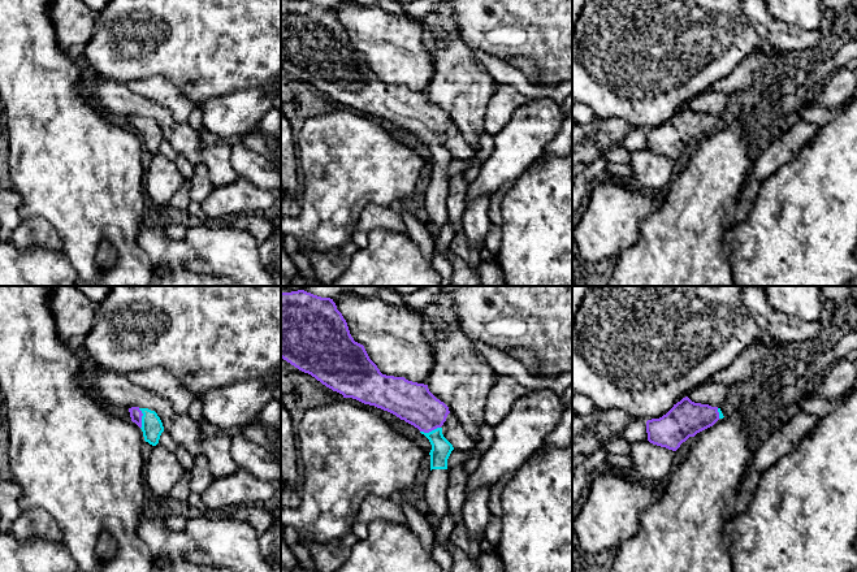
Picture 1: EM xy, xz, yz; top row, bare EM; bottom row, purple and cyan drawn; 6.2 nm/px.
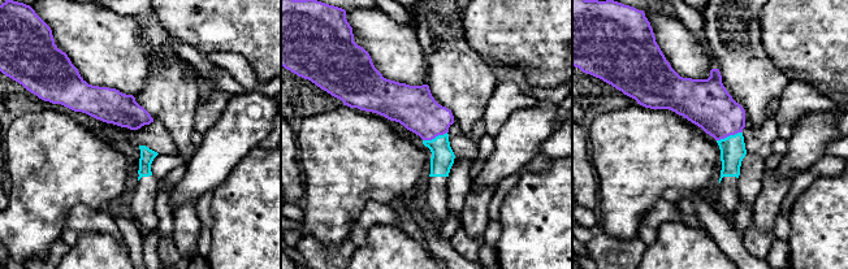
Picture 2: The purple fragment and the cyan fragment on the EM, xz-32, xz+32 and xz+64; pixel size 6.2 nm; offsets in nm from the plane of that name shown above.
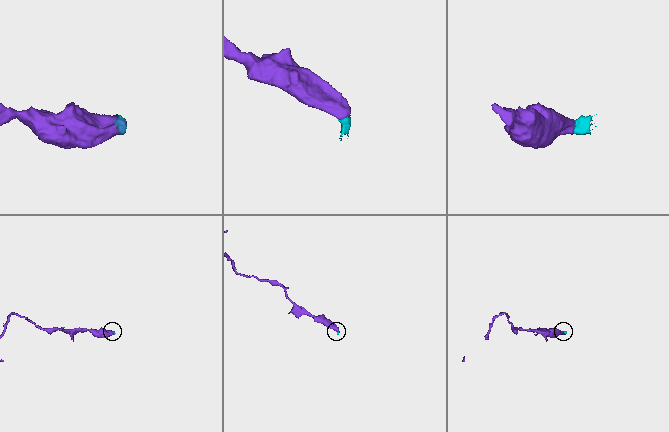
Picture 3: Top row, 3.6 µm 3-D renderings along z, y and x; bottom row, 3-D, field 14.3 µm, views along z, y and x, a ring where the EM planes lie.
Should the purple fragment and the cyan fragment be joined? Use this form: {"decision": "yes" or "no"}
{"decision": "yes"}

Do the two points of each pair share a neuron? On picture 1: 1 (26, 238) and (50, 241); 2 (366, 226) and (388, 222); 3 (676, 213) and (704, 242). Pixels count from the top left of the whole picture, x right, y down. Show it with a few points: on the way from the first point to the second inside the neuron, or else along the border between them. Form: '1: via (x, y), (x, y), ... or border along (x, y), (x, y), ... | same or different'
1: via (31, 238), (44, 238) | same
2: via (371, 222), (382, 222) | same
3: via (683, 220), (697, 235) | same

